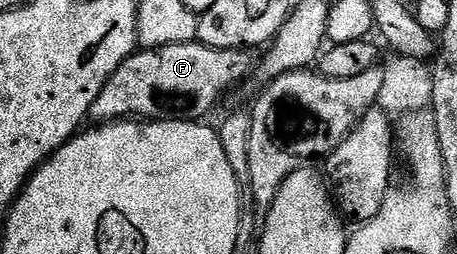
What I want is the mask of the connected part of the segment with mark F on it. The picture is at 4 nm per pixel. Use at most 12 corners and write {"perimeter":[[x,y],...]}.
{"perimeter":[[138,50],[89,116],[200,121],[251,76],[245,50]]}

